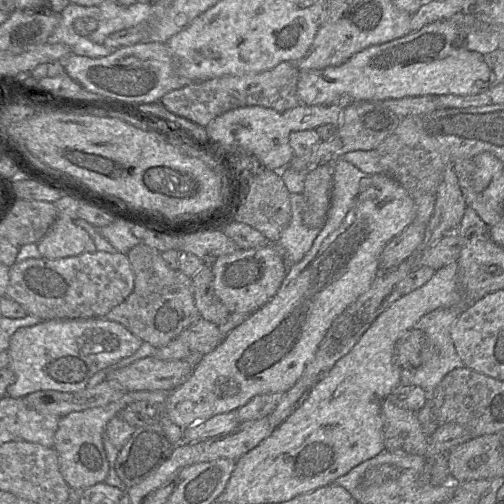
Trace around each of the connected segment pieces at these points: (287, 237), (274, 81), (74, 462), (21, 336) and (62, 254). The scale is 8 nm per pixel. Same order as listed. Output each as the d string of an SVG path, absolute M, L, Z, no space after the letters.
M291 193L291 219L278 240L283 251L283 259L289 263L297 263L303 259L321 230L304 224L302 219L304 208L303 193Z
M281 62L270 70L256 74L226 75L203 82L193 82L165 94L160 103L170 112L206 127L224 112L244 107L263 106L283 112L300 103L297 95L299 69L294 62Z
M162 391L126 392L119 400L108 405L72 412L60 418L54 435L54 450L59 471L72 492L80 492L105 481L109 466L103 448L103 434L108 422L131 403L147 401L163 405L167 395Z
M76 318L76 319L50 319L42 321L33 326L26 326L17 329L11 336L7 349L10 357L9 368L15 375L14 382L7 388L6 396L11 398L24 398L25 396L37 391L58 391L58 392L77 392L85 389L90 378L98 371L109 367L119 360L133 355L142 345L143 341L131 333L122 324L110 321L105 318Z
M57 216L37 243L42 257L59 259L95 252L96 246L88 232L69 217Z

